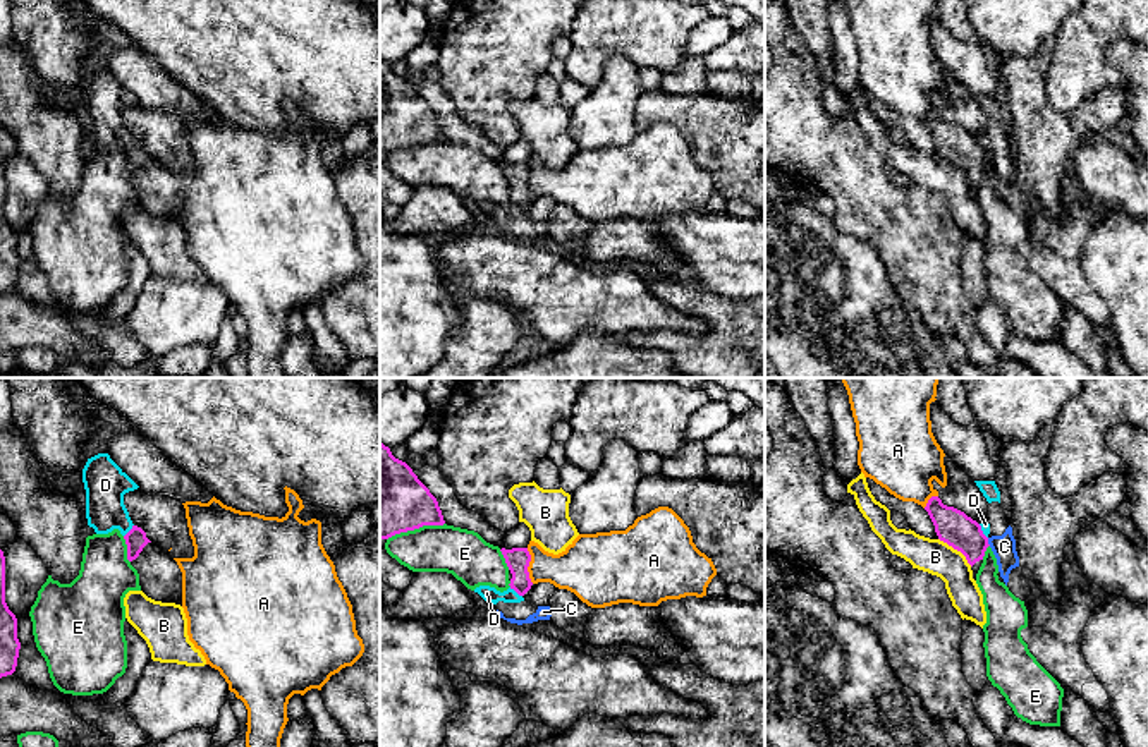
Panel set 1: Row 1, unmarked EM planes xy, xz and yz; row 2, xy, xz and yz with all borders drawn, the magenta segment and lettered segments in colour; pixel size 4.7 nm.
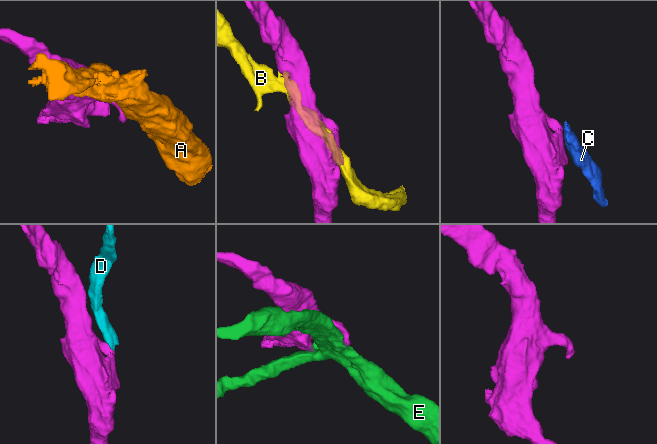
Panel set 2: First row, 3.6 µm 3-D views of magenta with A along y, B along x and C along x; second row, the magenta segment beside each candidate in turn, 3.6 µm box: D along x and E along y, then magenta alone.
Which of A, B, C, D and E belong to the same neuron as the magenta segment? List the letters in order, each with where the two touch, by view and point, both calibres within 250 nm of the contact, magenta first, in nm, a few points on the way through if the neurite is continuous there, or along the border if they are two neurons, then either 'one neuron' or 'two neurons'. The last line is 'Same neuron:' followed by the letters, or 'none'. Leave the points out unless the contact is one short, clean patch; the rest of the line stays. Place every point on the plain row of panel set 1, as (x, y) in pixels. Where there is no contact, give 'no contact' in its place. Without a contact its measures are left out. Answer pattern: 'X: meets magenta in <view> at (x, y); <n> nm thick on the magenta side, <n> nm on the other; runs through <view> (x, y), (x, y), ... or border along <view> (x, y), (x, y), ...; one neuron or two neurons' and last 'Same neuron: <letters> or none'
A: meets magenta in xz at (528, 181); 110 nm thick on the magenta side, 240 nm on the other; two neurons
B: meets magenta in yz at (956, 163); 160 nm thick on the magenta side, 160 nm on the other; border along yz (939, 153), (956, 163), (971, 181); two neurons
C: meets magenta in yz at (987, 157); 160 nm thick on the magenta side, 110 nm on the other; border along yz (987, 153), (990, 160); two neurons
D: meets magenta in xz at (516, 206); 110 nm thick on the magenta side, 70 nm on the other; border along xz (509, 203), (521, 212); two neurons
E: meets magenta in xz at (415, 143); 380 nm thick on the magenta side, 220 nm on the other; two neurons
Same neuron: none

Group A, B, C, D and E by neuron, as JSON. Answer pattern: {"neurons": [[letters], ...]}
{"neurons": [["A"], ["B"], ["C", "D"], ["E"]]}

